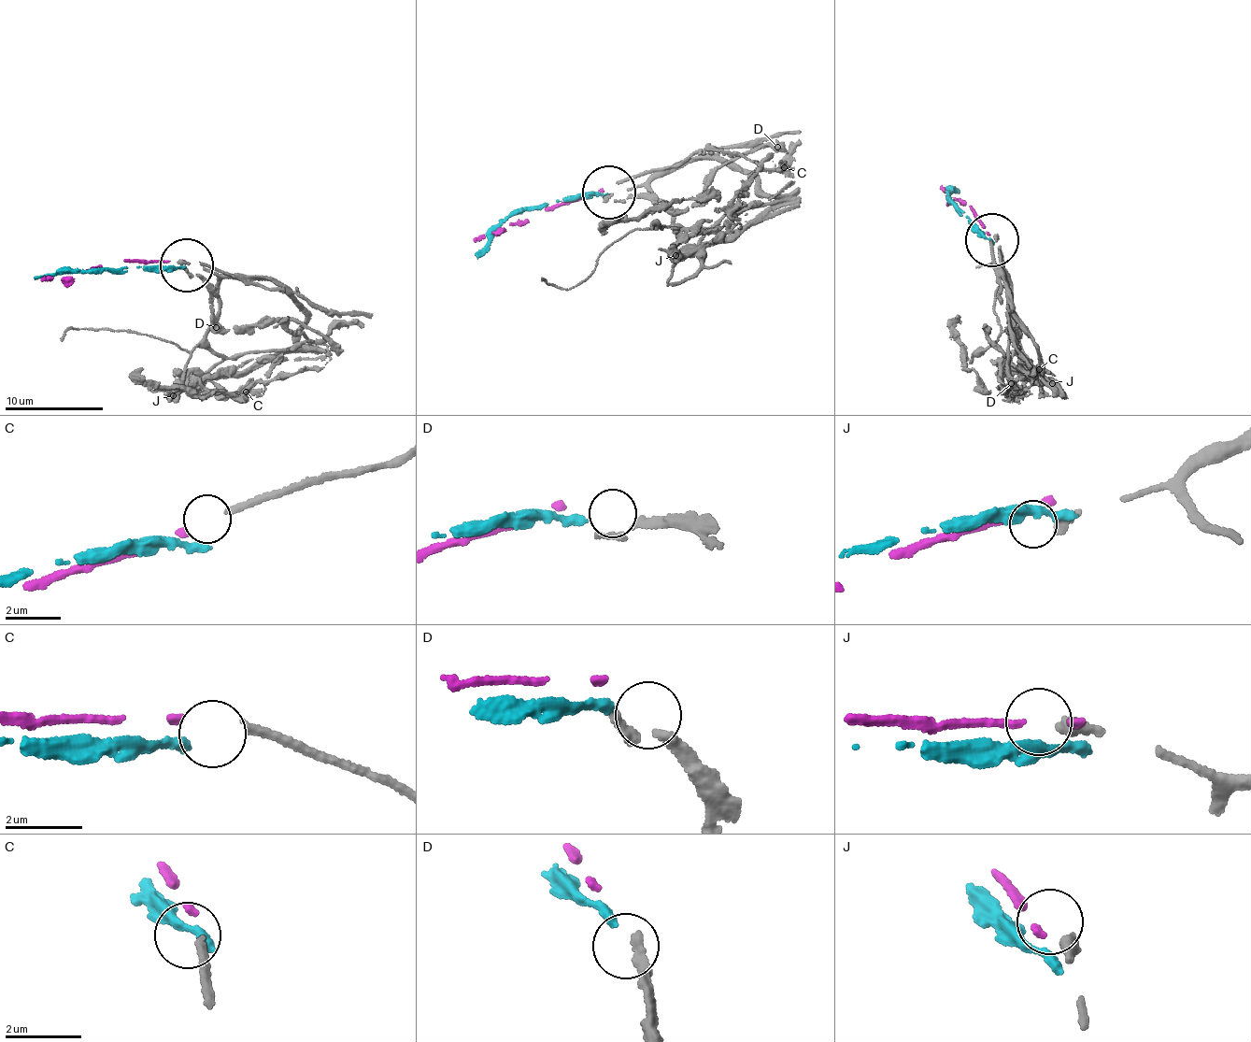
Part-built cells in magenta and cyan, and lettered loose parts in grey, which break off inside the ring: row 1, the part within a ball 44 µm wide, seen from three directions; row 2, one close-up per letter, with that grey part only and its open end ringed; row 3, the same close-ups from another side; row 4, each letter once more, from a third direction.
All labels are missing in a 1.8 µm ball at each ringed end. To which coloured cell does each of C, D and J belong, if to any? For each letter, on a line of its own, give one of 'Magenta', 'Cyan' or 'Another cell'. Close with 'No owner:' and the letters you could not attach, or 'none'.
C: Magenta
D: Cyan
J: Another cell
No owner: J

